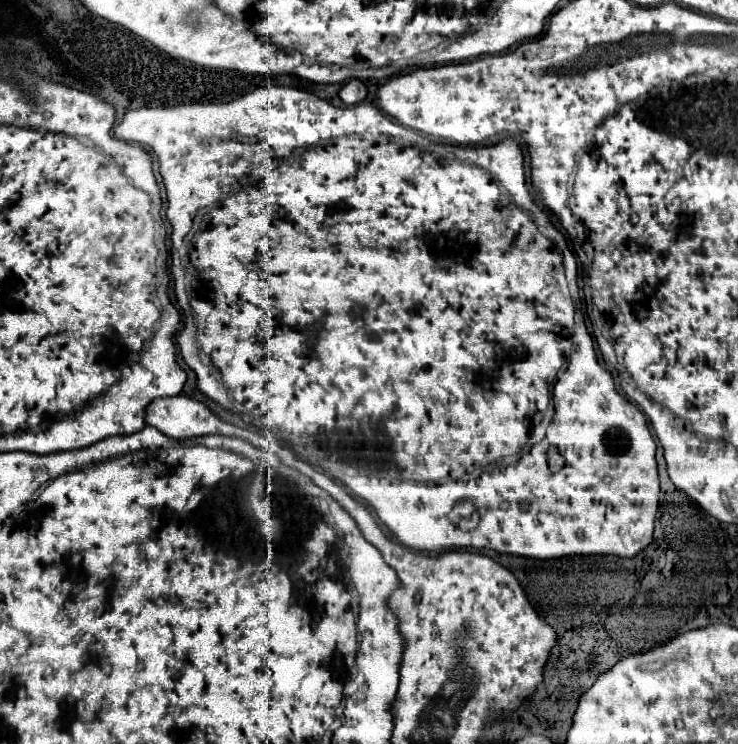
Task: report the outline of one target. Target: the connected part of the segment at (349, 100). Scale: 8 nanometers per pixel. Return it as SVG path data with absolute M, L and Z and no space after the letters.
M351 79L349 83L343 85L343 89L339 91L339 97L345 105L355 105L355 103L361 103L367 95L367 89L365 85L359 81L359 79Z

